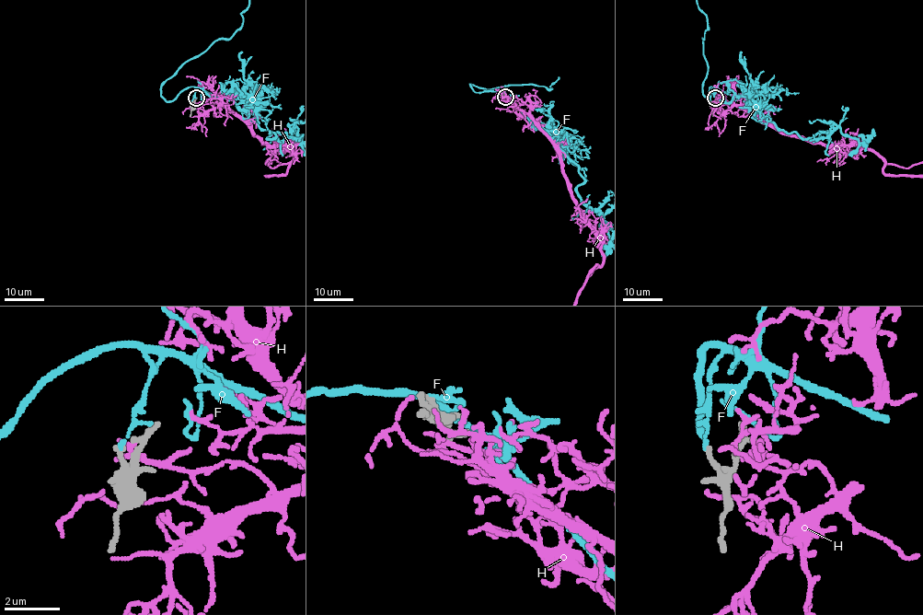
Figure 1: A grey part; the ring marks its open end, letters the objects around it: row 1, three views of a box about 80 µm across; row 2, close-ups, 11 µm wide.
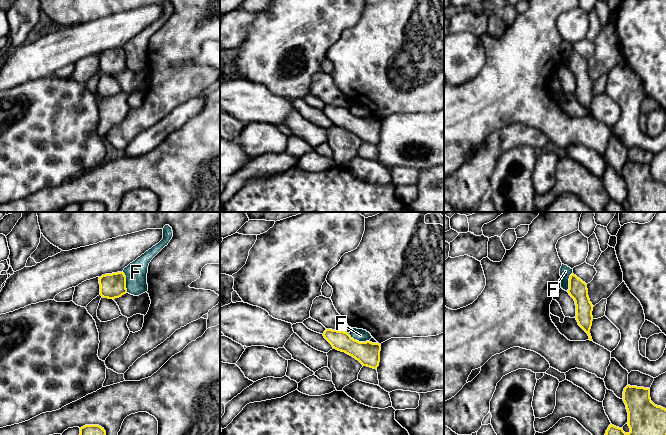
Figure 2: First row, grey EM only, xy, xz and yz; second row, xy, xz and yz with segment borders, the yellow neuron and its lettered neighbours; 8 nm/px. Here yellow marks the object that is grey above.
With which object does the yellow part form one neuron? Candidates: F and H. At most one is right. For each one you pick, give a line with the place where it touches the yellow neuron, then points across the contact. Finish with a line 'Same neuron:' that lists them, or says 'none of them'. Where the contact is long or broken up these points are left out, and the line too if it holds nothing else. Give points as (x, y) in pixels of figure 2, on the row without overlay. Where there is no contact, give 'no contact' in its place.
Same neuron: none of them

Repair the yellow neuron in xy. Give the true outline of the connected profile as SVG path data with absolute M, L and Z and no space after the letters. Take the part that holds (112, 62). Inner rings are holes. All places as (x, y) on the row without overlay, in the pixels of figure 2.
M123 48L102 51L99 53L99 60L103 74L115 75L127 69L126 52Z

